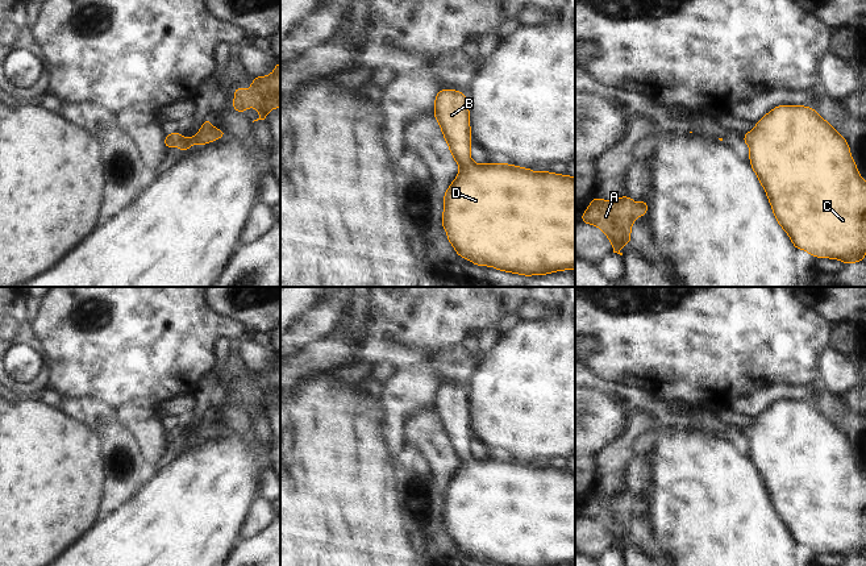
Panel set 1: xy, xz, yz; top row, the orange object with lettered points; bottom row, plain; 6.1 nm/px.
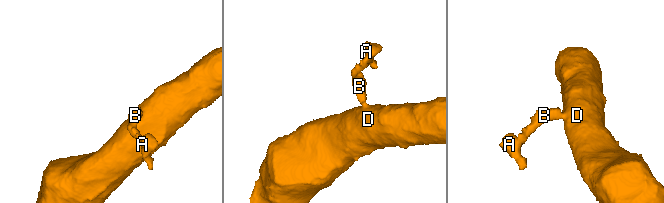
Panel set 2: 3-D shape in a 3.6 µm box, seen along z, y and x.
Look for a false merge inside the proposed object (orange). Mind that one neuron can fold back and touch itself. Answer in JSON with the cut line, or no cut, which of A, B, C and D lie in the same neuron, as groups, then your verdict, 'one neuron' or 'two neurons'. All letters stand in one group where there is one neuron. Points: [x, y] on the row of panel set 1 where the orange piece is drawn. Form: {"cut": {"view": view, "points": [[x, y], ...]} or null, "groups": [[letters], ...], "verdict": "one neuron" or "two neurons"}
{"cut": null, "groups": [["A", "B", "C", "D"]], "verdict": "one neuron"}

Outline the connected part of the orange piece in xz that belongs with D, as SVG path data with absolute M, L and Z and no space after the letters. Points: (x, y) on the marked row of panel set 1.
M441 90L434 100L434 117L437 118L449 149L459 165L461 170L455 180L450 184L444 193L445 209L442 215L442 228L447 230L447 240L454 246L458 255L471 261L478 266L492 266L505 272L517 272L520 275L545 275L558 270L575 270L575 178L569 175L558 175L554 172L533 172L530 168L505 163L488 163L475 165L470 158L470 142L472 136L470 133L470 116L469 116L469 97L459 91Z

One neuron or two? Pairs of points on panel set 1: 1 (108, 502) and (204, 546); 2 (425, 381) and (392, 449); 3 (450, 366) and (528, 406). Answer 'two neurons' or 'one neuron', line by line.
1: two neurons
2: one neuron
3: two neurons

